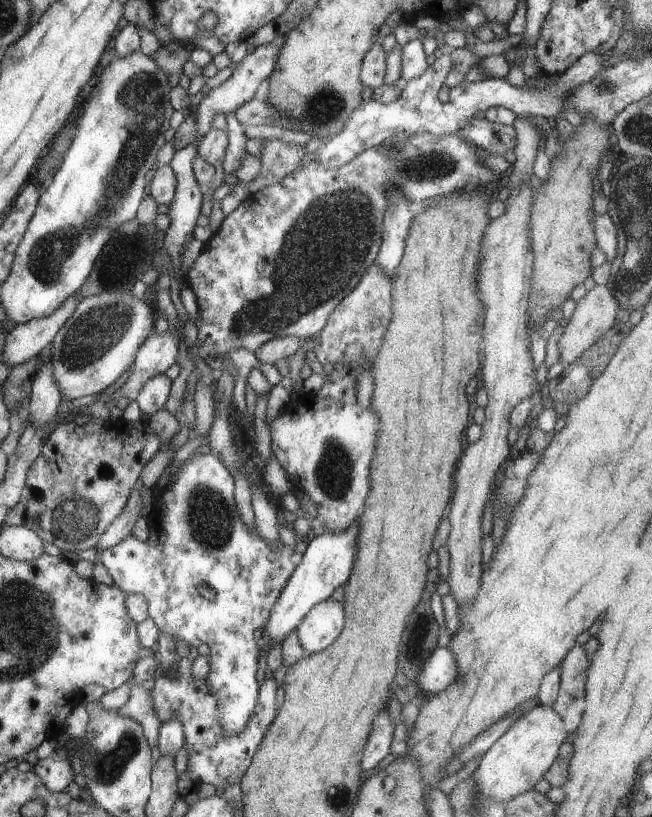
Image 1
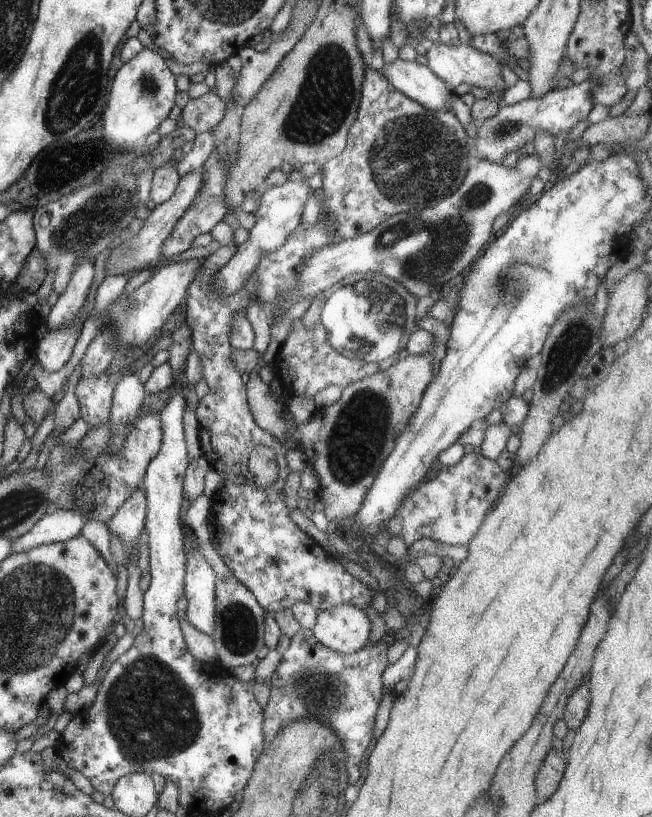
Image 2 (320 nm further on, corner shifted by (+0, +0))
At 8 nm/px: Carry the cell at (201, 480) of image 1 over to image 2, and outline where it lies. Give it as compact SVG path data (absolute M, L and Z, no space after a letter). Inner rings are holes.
M194 539L191 543L191 550L186 557L184 570L184 596L188 601L185 610L187 622L198 631L210 635L214 629L214 572L210 564L200 552L199 546Z

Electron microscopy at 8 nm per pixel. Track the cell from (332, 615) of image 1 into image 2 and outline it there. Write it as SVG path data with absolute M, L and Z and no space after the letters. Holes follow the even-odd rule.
M338 604L318 611L312 633L324 647L340 653L355 652L367 645L369 620L363 609Z

